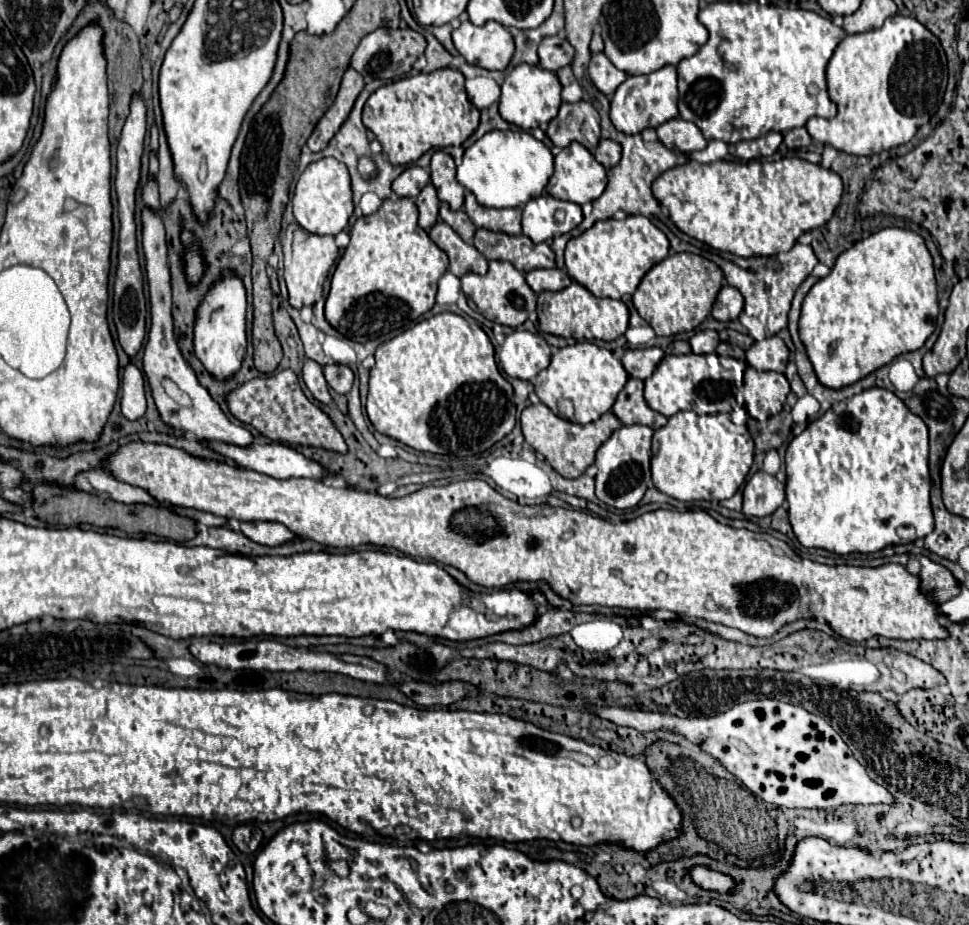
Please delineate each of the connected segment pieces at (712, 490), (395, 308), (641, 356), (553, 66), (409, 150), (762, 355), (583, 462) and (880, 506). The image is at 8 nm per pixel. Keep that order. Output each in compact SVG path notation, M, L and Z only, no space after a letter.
M692 410L678 412L668 418L668 424L652 436L652 482L654 486L676 500L724 500L732 498L742 486L754 458L754 440L746 426L736 426L728 414L698 416Z
M410 198L384 200L380 210L356 220L326 300L326 320L354 342L386 342L434 306L436 286L448 268L448 256L418 226L418 208Z
M656 346L654 348L634 348L634 350L624 352L622 364L632 378L646 380L652 376L652 372L660 364L662 356L664 356L664 352Z
M548 36L538 46L538 58L540 58L540 66L544 70L556 72L572 62L574 48L570 46L568 40L564 40L560 36Z
M454 68L416 74L380 86L366 100L362 122L372 130L392 164L414 164L430 148L460 146L480 122L478 108L464 92L464 76Z
M770 336L750 346L750 350L746 352L746 362L756 370L784 372L788 364L788 356L790 356L790 350L784 344L784 340L778 336Z
M542 402L526 406L522 410L520 424L522 424L522 434L524 434L526 442L534 448L534 452L540 452L546 458L546 462L564 478L578 478L594 462L596 450L610 438L610 434L614 430L618 430L622 426L622 422L612 412L606 412L596 422L590 422L586 426L574 424L570 420L556 416Z
M868 388L852 398L846 398L842 402L834 404L824 416L810 422L810 426L788 444L784 462L786 462L786 476L788 476L786 478L786 502L788 502L790 524L792 524L794 536L806 548L824 548L824 550L836 552L840 556L852 554L852 552L868 554L868 552L878 552L886 546L904 544L904 540L900 540L900 536L896 534L896 530L900 526L912 526L916 530L916 538L924 538L926 534L930 534L930 530L934 530L934 516L932 516L932 506L930 506L930 474L928 474L928 428L922 422L922 418L912 414L906 408L906 404L890 390Z

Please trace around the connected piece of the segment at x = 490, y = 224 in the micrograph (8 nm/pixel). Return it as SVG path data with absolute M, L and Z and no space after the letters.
M466 192L464 212L474 222L476 228L486 228L486 230L494 230L494 232L506 232L506 234L520 234L522 232L520 230L522 208L506 208L506 210L486 208L486 206L480 206L476 202L472 192Z

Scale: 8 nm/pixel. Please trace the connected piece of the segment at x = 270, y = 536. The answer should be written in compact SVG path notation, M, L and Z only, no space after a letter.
M240 522L240 532L264 546L280 546L294 538L294 534L278 522Z

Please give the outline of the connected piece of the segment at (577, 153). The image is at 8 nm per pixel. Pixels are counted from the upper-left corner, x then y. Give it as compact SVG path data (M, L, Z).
M578 142L562 148L554 158L554 174L546 186L548 194L574 204L594 202L606 188L606 170Z

